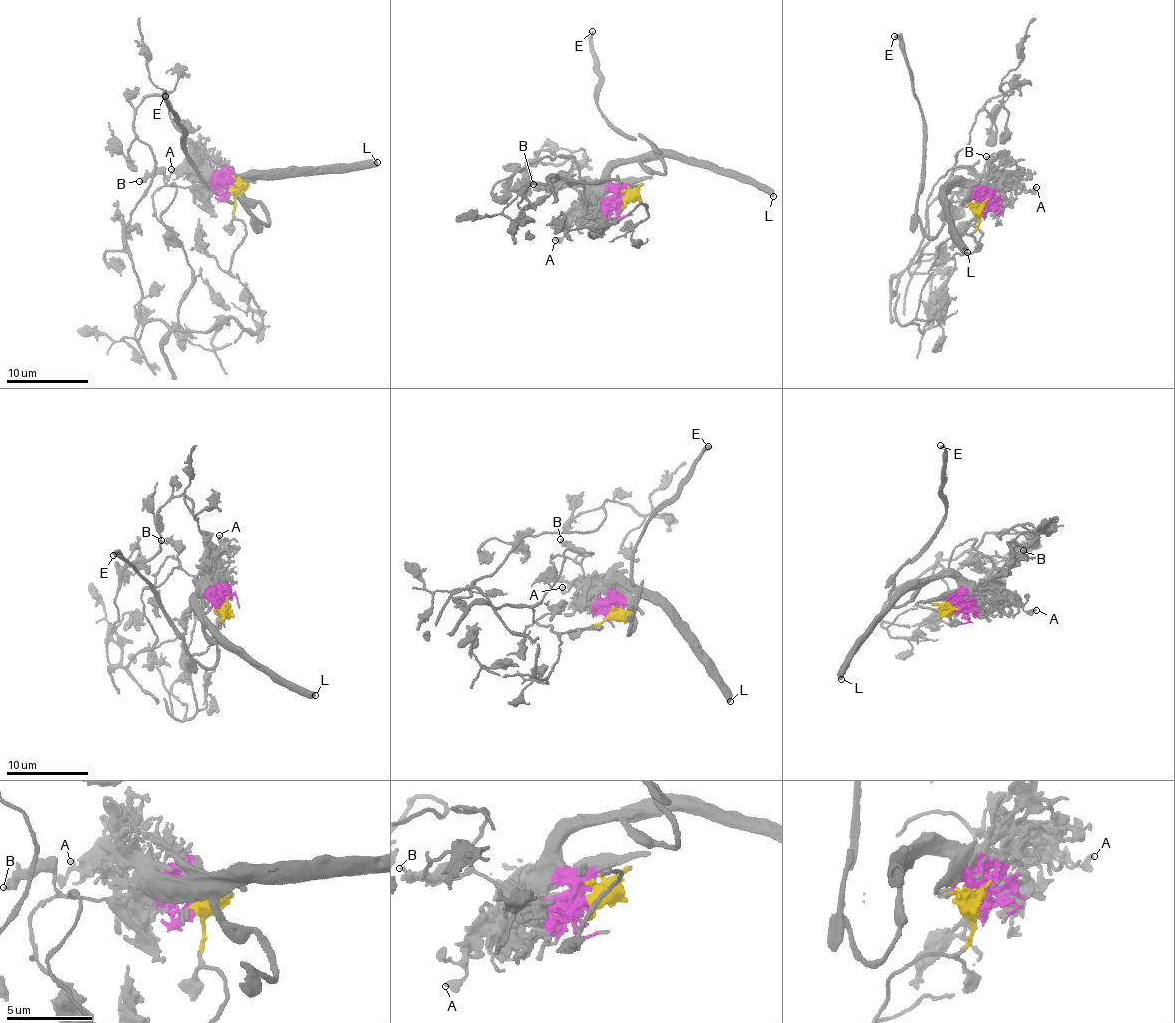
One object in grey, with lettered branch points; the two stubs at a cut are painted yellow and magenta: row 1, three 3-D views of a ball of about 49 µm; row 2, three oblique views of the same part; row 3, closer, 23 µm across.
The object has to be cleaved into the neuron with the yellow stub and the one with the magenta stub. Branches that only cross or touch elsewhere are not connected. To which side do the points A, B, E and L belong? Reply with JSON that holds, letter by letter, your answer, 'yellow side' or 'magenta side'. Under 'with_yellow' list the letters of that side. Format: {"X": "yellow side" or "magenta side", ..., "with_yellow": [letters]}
{"A": "magenta side", "B": "yellow side", "E": "magenta side", "L": "magenta side", "with_yellow": ["B"]}

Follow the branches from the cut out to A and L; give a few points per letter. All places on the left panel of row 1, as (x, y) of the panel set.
A: (231, 189), (219, 177), (207, 177), (192, 167), (178, 173), (171, 169)
L: (231, 189), (229, 185), (215, 182), (245, 181), (263, 175), (338, 174), (364, 169), (378, 162)

